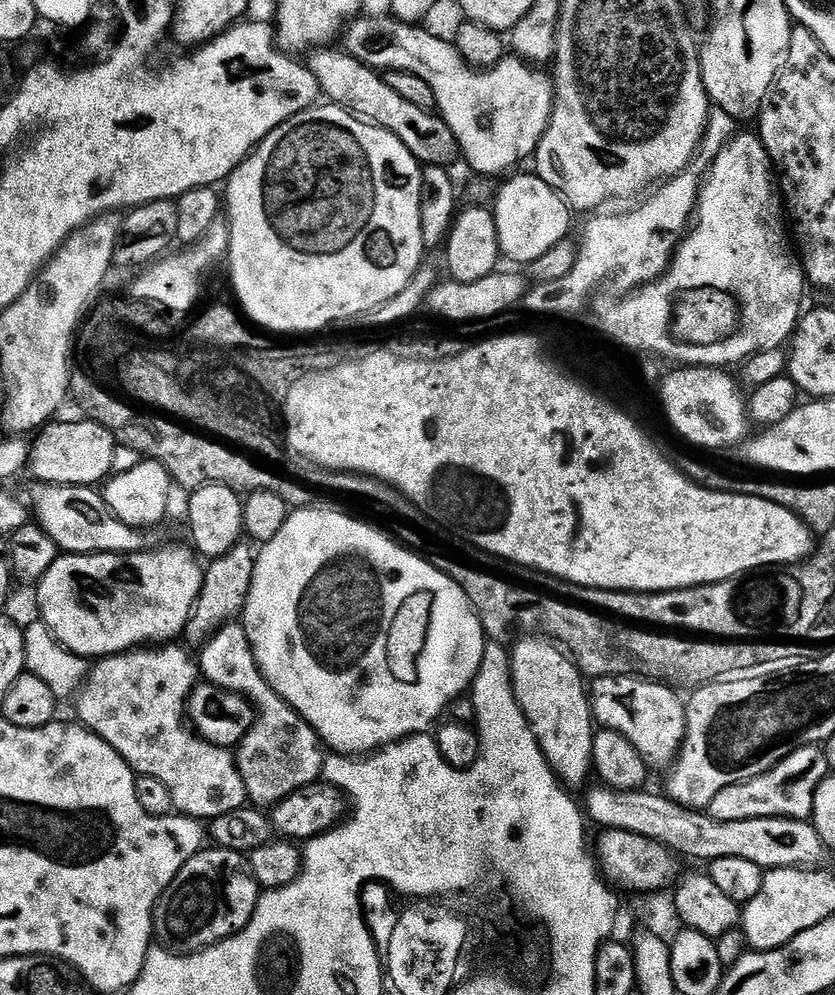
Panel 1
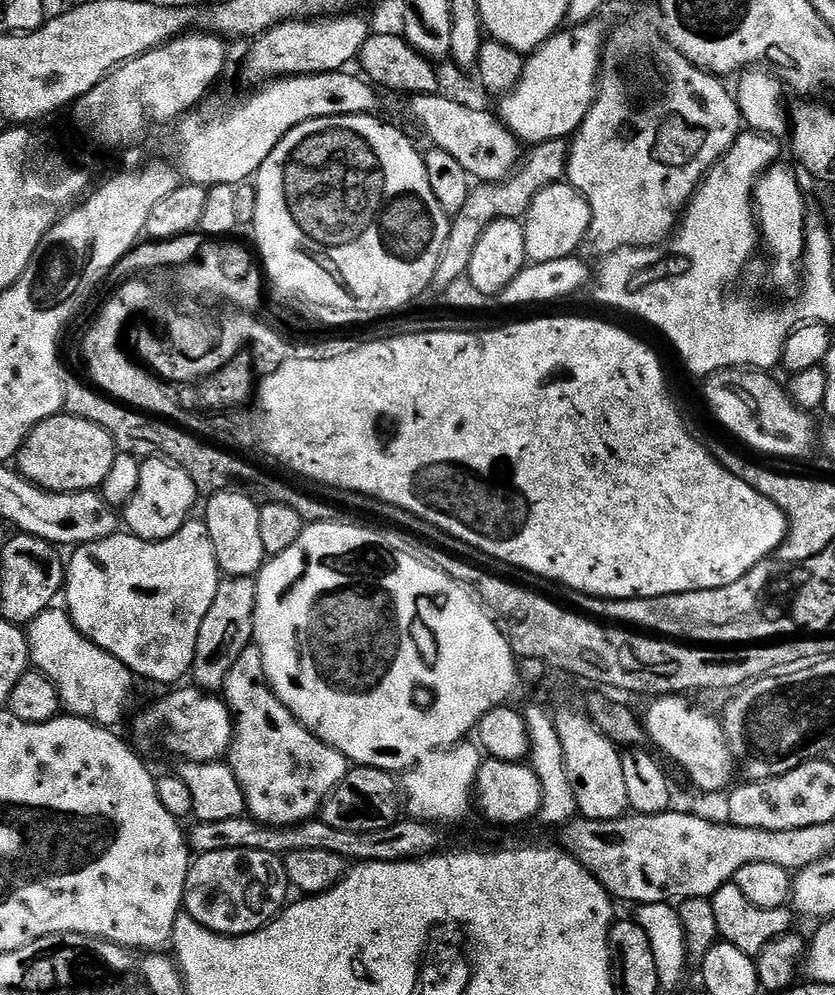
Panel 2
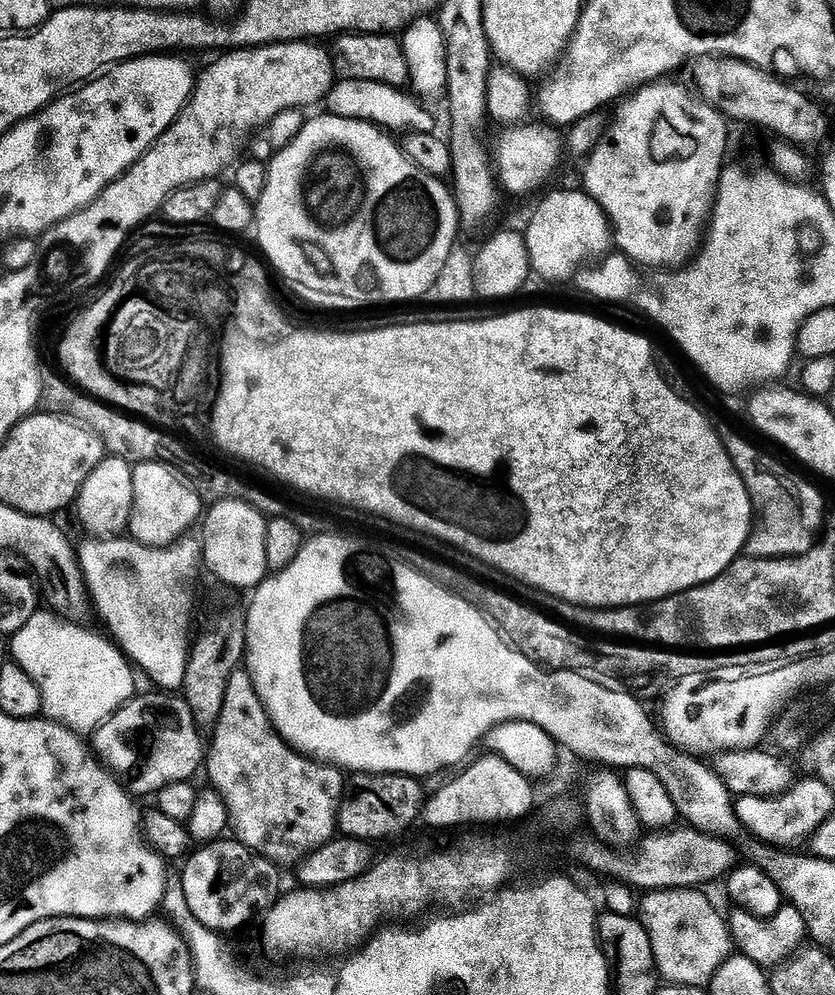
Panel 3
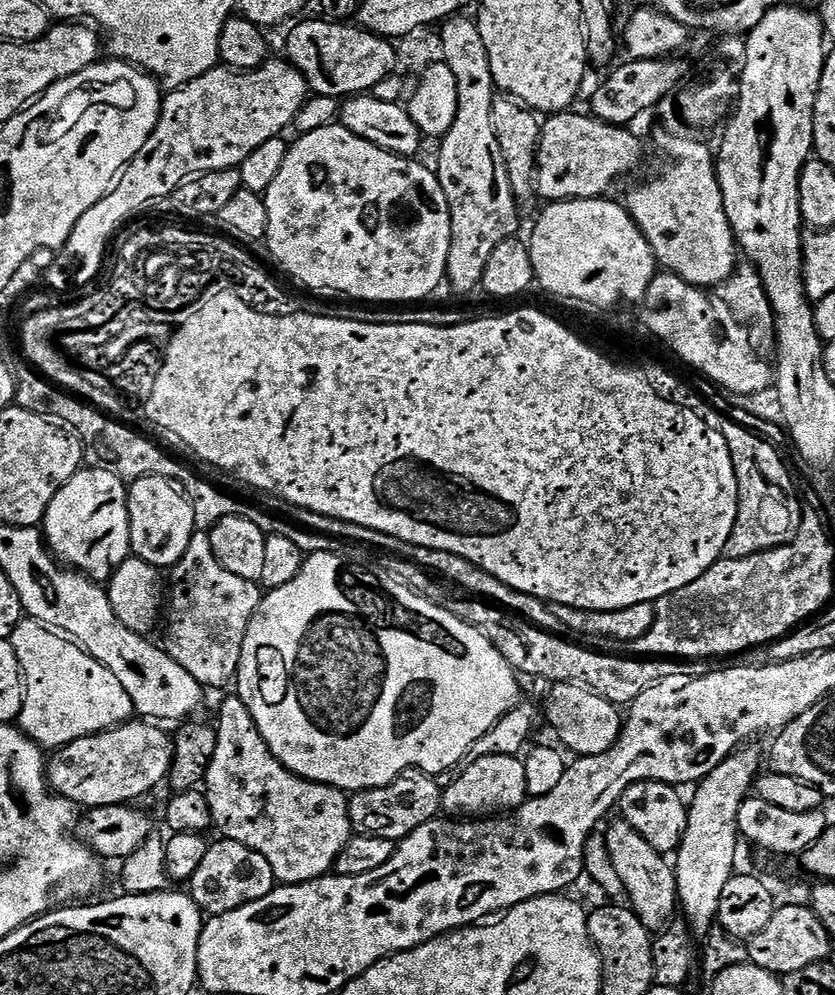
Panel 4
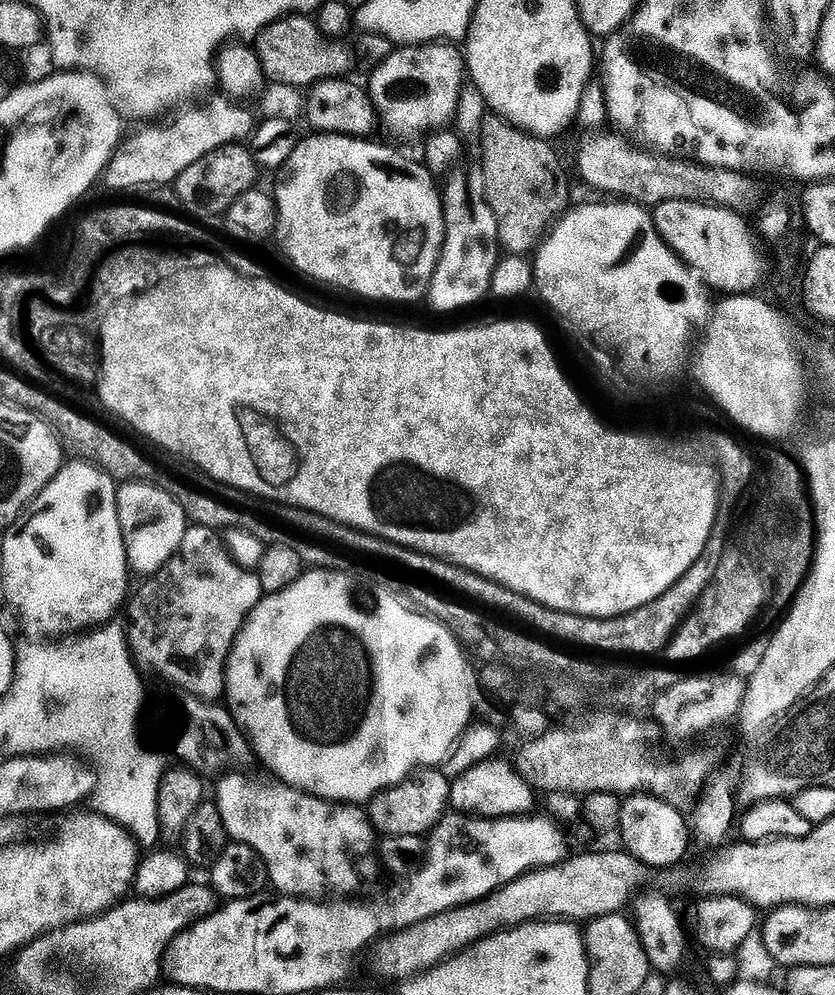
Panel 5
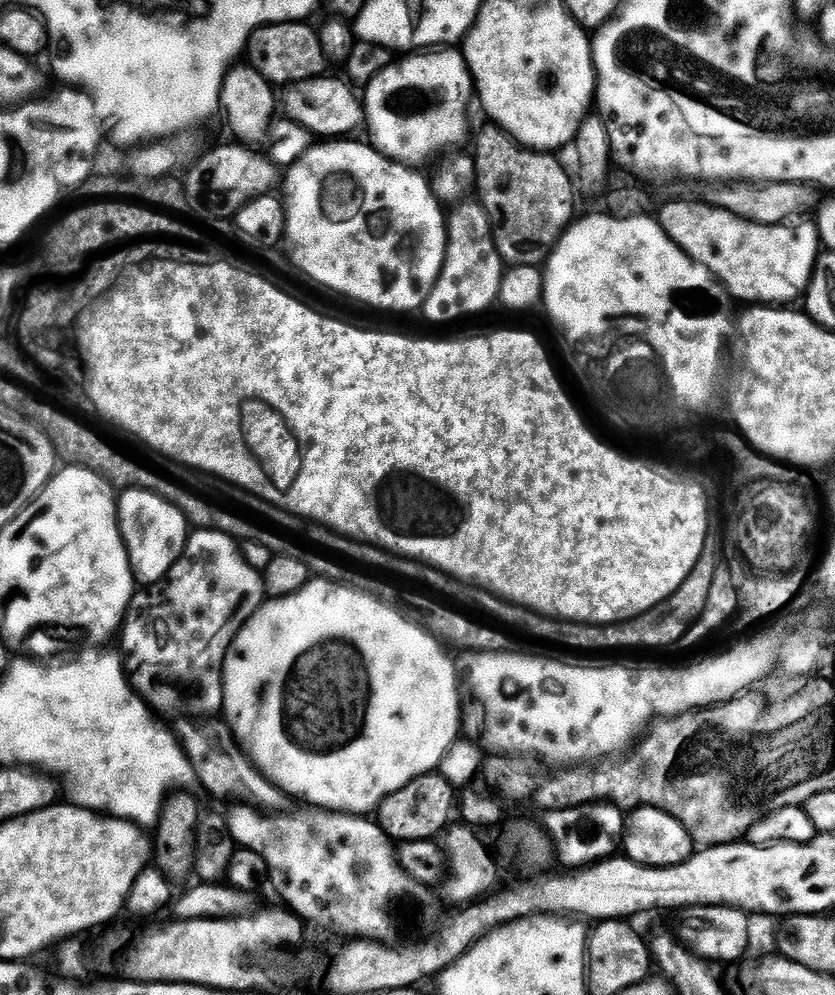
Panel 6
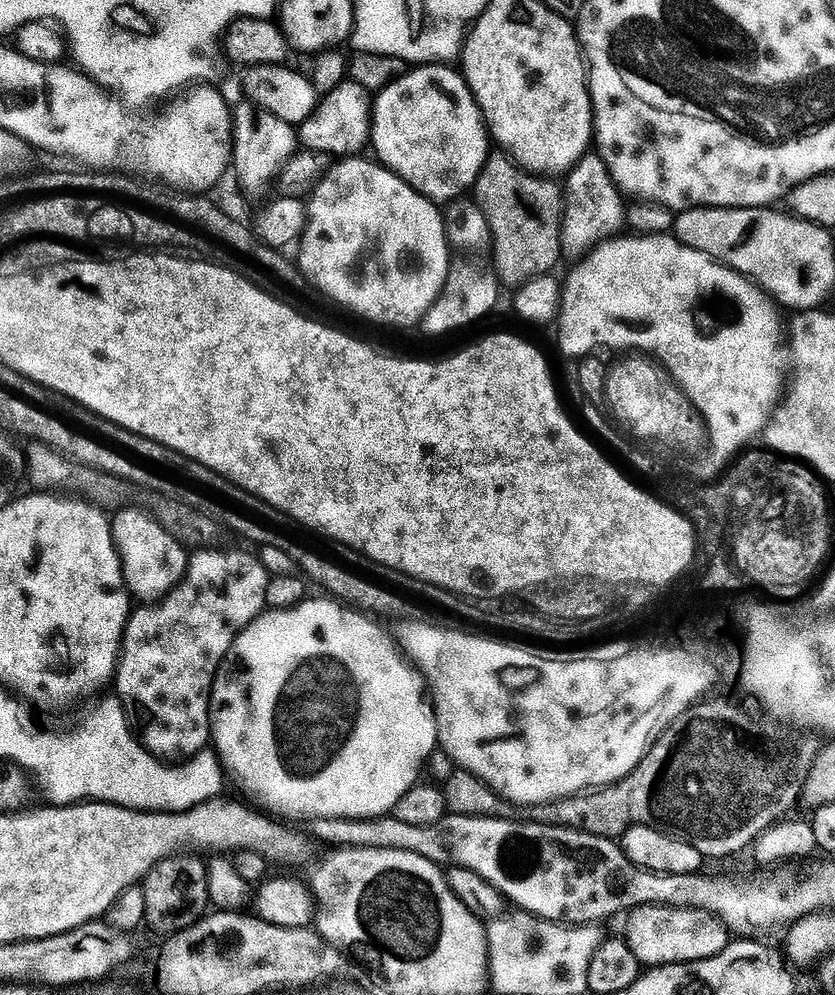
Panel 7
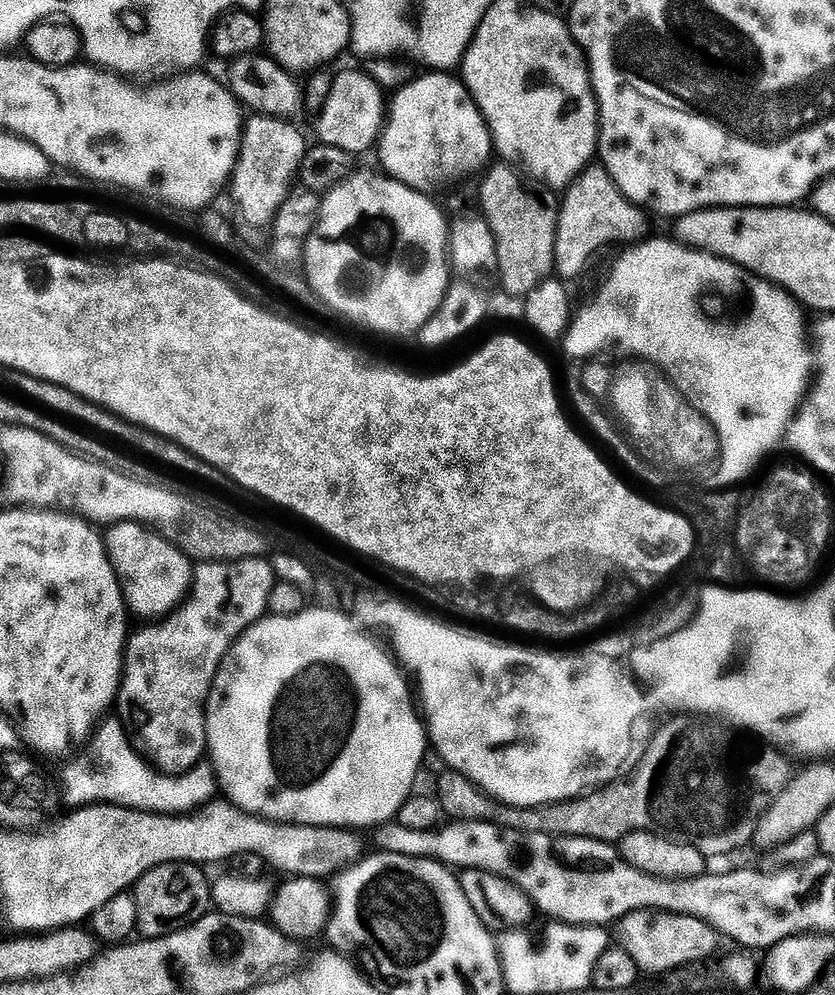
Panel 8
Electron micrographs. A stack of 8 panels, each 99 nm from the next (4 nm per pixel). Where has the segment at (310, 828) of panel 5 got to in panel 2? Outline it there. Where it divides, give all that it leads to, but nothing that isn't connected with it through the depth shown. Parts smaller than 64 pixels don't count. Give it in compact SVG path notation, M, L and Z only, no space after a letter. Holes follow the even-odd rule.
M255 646L242 650L238 662L234 662L230 674L226 674L222 699L232 713L234 725L232 745L228 748L226 763L240 783L240 789L244 791L247 815L259 824L276 828L306 823L310 819L309 814L319 813L324 799L346 778L350 770L349 757L341 749L323 744L275 696L264 673L262 654Z

